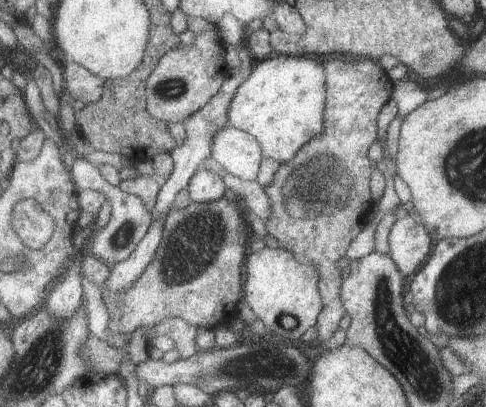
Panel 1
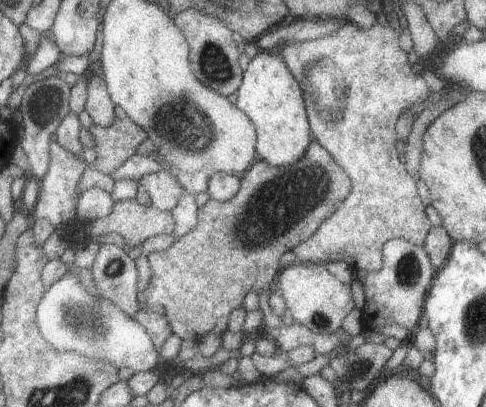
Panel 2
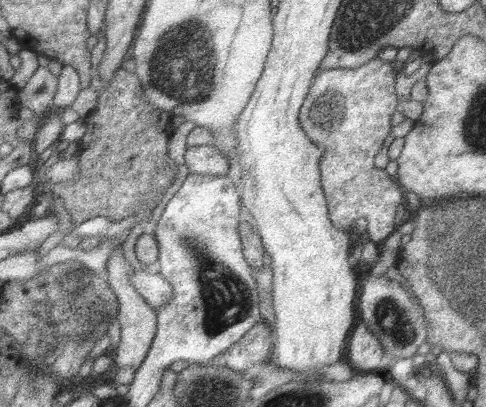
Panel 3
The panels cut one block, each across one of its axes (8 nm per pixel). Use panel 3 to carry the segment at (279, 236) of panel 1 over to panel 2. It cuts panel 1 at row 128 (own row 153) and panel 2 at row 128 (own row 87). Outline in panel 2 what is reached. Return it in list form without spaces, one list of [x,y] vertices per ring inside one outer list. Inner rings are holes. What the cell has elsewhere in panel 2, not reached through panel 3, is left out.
[[[345,20],[337,32],[325,38],[281,44],[277,48],[277,54],[287,64],[287,68],[291,70],[291,76],[299,82],[303,90],[303,100],[305,100],[313,140],[319,142],[333,156],[333,160],[349,174],[353,182],[351,194],[343,200],[343,204],[335,210],[335,214],[323,220],[311,238],[307,238],[305,242],[301,242],[299,246],[291,250],[295,262],[297,264],[329,264],[329,262],[343,260],[349,266],[349,270],[363,270],[367,274],[375,274],[383,266],[385,242],[393,238],[401,238],[401,240],[409,240],[415,246],[423,246],[427,232],[433,226],[429,224],[425,216],[425,206],[421,204],[417,196],[417,188],[415,188],[417,182],[407,174],[405,164],[399,162],[397,158],[395,124],[397,124],[397,118],[409,112],[413,106],[429,108],[429,106],[437,106],[445,102],[451,90],[455,90],[455,86],[443,82],[441,90],[435,90],[435,92],[429,90],[425,80],[421,78],[421,72],[415,74],[411,70],[411,64],[407,62],[407,52],[399,48],[399,30],[395,30],[391,24],[389,26],[375,24],[363,30],[357,24]],[[325,72],[327,72],[327,78],[331,78],[327,80],[327,86],[331,86],[333,82],[333,96],[325,98],[325,94],[321,94],[321,100],[319,100],[317,92],[323,92]]]

